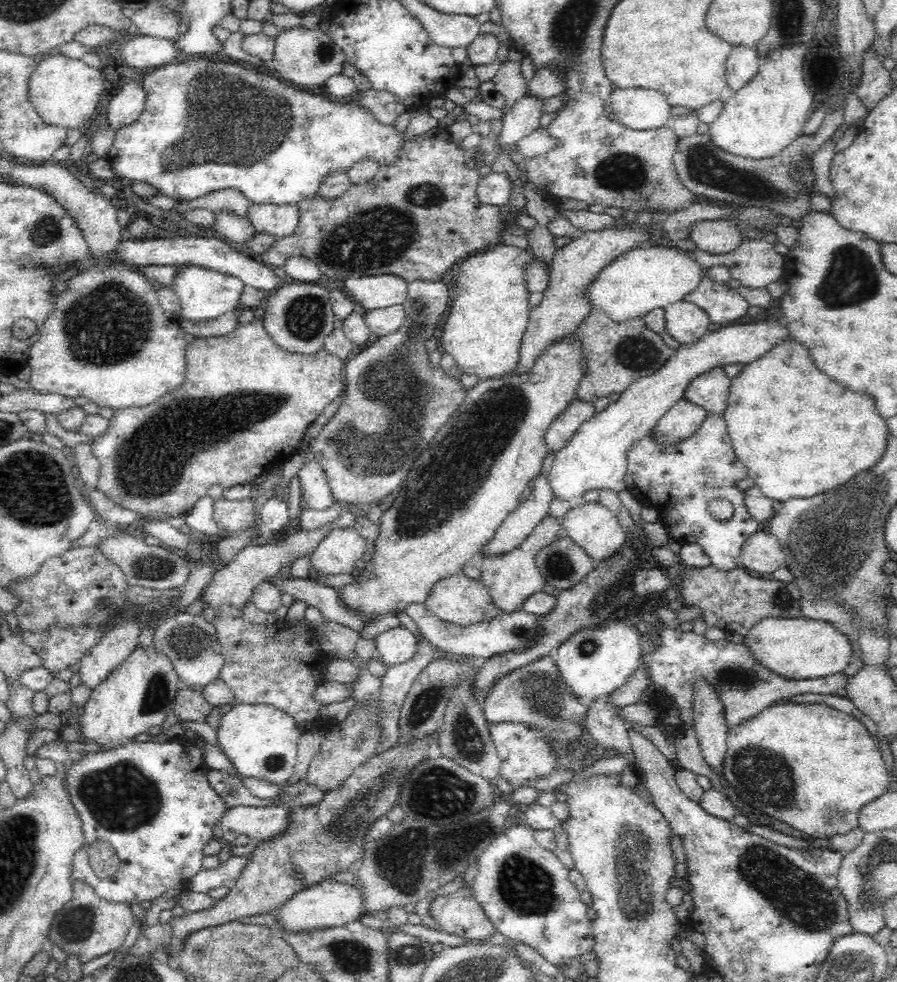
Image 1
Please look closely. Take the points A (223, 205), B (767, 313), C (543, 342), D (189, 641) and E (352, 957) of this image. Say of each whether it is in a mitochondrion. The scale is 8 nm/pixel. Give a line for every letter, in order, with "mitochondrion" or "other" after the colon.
A: other
B: other
C: other
D: mitochondrion
E: mitochondrion

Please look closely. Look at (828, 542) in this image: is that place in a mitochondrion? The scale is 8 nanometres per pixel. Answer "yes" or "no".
yes

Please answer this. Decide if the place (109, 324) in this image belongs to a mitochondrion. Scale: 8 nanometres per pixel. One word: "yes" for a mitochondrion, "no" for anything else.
yes

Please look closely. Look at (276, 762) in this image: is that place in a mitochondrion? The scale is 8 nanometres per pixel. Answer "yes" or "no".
yes

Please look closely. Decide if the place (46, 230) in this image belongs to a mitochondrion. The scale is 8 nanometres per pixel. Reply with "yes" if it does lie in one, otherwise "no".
yes

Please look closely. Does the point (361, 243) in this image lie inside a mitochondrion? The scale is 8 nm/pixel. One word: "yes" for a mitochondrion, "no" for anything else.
yes

